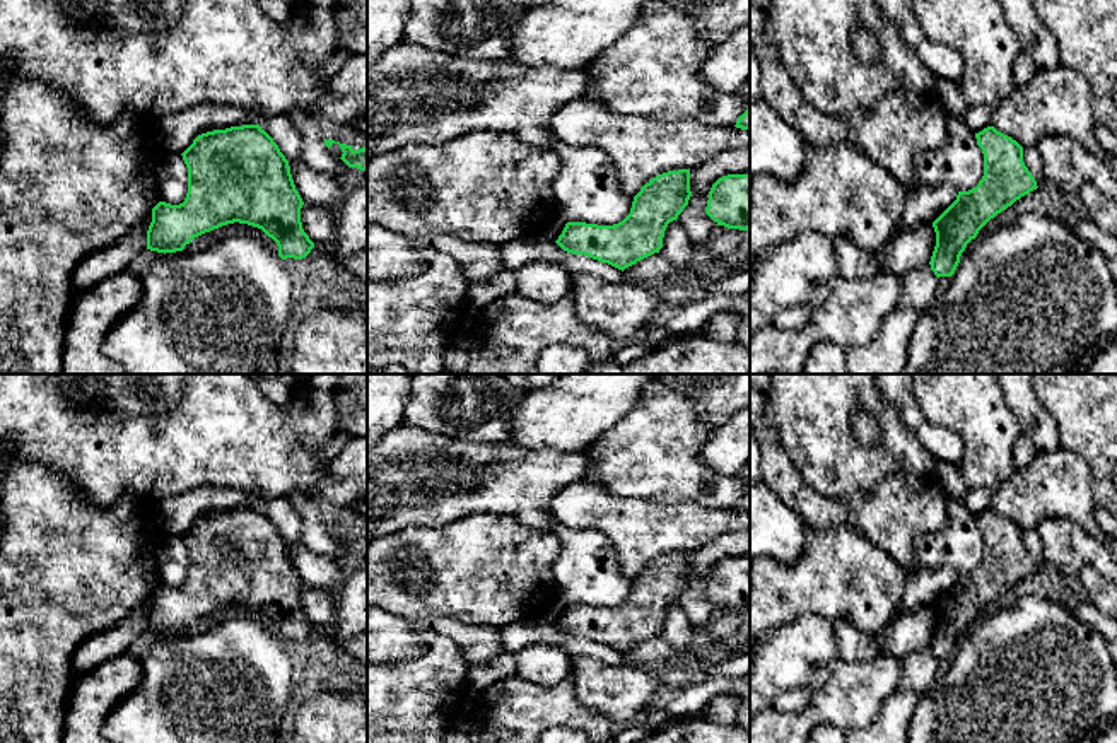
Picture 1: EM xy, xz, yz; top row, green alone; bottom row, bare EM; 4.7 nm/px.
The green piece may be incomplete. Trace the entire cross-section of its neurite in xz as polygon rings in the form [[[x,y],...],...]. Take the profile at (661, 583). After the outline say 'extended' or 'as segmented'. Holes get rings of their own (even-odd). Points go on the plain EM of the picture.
[[[688,552],[663,555],[640,570],[622,605],[567,605],[555,625],[567,635],[584,637],[623,654],[659,635],[668,606],[678,601],[690,579]]]; as segmented

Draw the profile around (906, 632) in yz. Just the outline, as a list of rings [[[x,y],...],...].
[[[933,606],[897,611],[888,625],[874,637],[881,652],[900,658],[931,644],[936,629]]]

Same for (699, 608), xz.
[[[709,574],[702,577],[692,577],[688,588],[676,601],[699,632],[702,632],[702,629],[714,620],[714,613],[717,610],[717,605],[705,596],[707,582]]]

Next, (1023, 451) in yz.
[[[1020,437],[1013,449],[1016,470],[1026,468],[1037,454],[1038,451],[1035,449],[1033,442],[1026,437]]]

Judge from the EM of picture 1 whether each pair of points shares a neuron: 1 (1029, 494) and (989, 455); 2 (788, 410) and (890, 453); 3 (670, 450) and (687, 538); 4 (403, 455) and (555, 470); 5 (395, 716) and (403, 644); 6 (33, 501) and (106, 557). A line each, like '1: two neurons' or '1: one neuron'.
1: two neurons
2: one neuron
3: two neurons
4: one neuron
5: two neurons
6: one neuron

